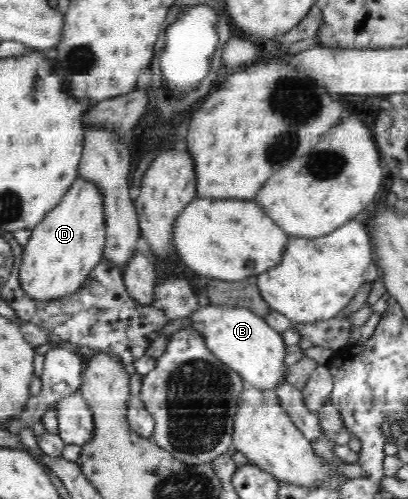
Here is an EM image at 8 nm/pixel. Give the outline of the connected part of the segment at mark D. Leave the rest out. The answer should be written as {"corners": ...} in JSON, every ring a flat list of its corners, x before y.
{"corners":[[79,171,61,199,31,228,20,267,20,281,31,297,61,297,85,281,85,277,104,257,108,241,104,211,105,197,100,183,85,178]]}

